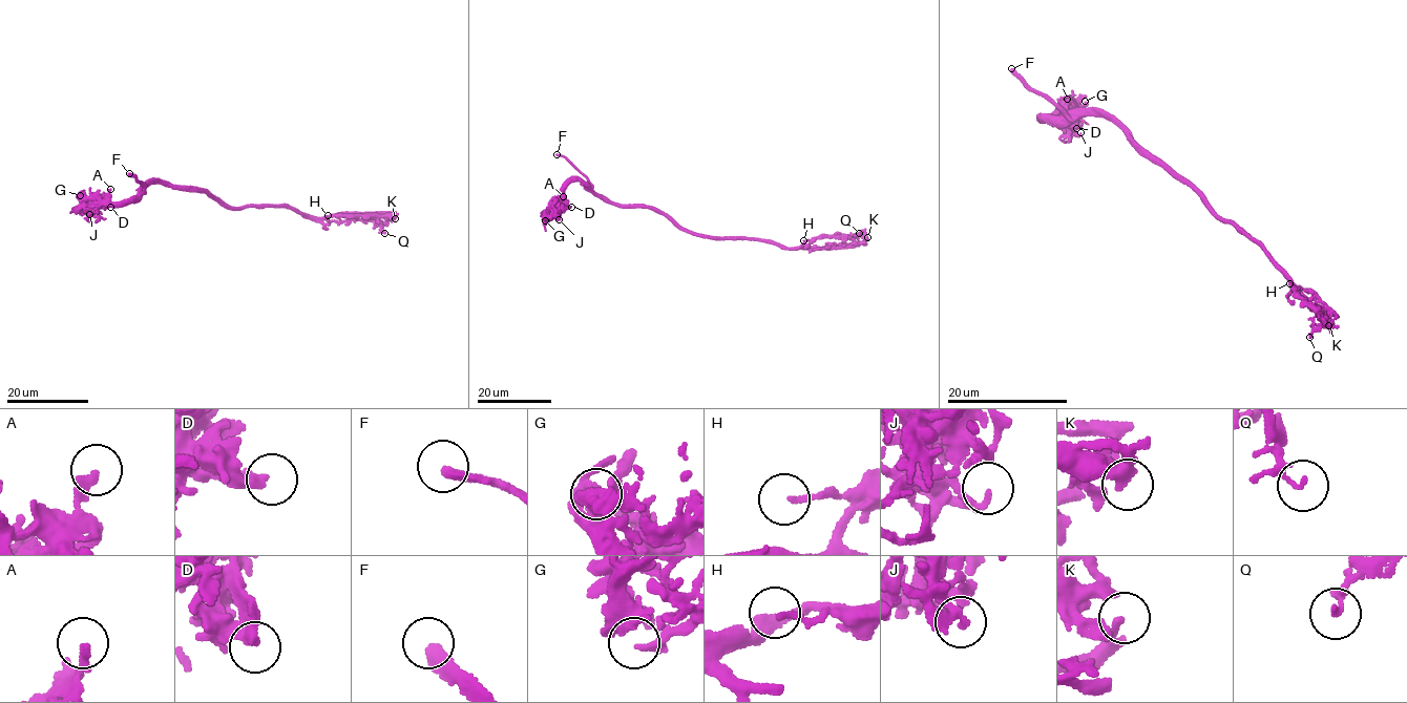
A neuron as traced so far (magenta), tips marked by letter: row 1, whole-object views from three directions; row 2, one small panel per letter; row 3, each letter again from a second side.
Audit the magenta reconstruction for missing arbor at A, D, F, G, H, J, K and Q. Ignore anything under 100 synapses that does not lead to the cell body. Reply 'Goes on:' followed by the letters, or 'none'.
Goes on: F

